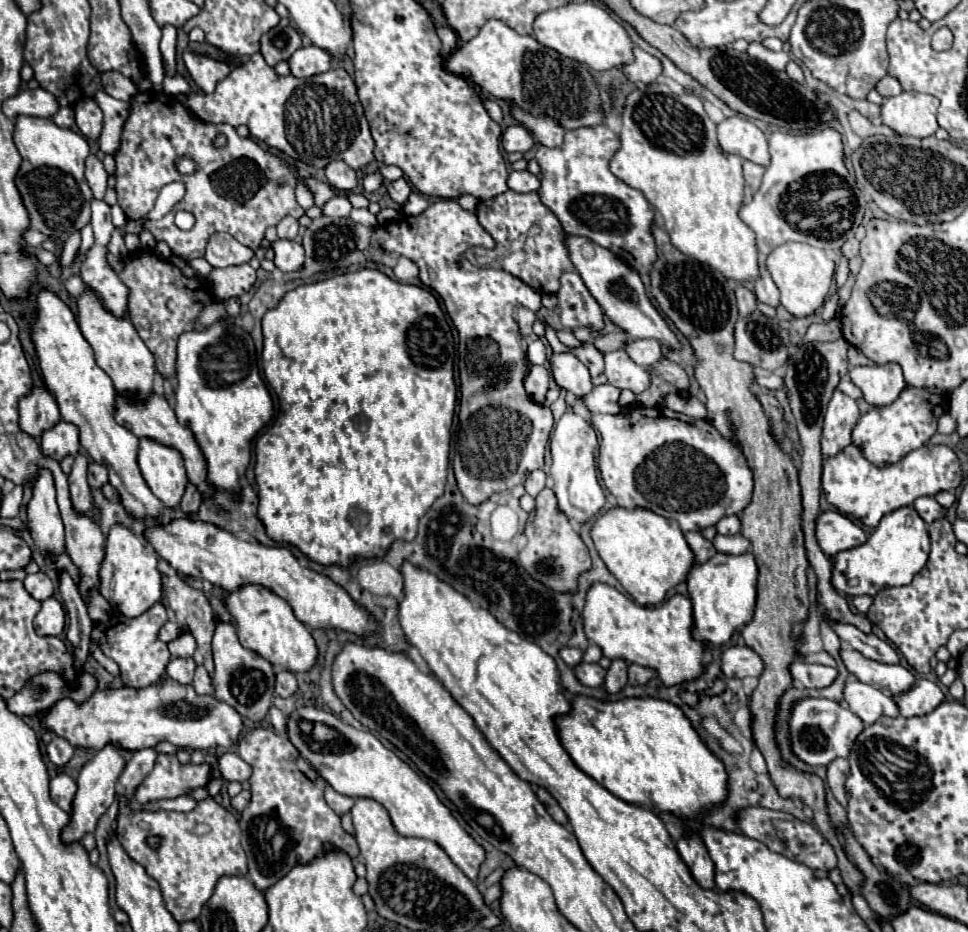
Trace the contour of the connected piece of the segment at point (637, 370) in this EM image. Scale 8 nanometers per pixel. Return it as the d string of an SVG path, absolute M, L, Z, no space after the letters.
M618 348L614 352L604 352L604 362L606 362L604 374L608 378L608 384L618 386L620 390L628 388L634 394L640 394L650 386L648 370L644 366L634 364L624 348Z

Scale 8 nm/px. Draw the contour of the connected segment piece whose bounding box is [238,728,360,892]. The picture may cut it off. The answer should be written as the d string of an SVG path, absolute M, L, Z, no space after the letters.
M256 728L240 740L238 754L254 768L250 776L252 798L240 814L240 828L242 848L248 856L248 878L260 892L274 886L296 864L312 862L332 850L348 856L360 854L354 836L340 826L340 816L324 800L324 780L320 776L312 780L298 768L300 754L286 736Z

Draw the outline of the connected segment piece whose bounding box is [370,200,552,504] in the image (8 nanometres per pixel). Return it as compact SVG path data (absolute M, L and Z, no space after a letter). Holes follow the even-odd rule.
M456 200L434 202L420 216L400 216L384 226L374 228L370 236L370 246L384 248L388 254L398 254L410 258L420 268L420 282L440 294L446 312L452 318L458 338L460 338L460 412L458 412L458 452L460 458L454 464L454 474L458 490L470 504L480 504L488 500L494 492L512 490L524 484L526 476L544 466L546 444L552 430L552 412L548 406L536 404L524 390L524 364L526 364L526 338L520 334L518 322L514 320L514 308L524 306L533 312L541 307L541 294L526 286L520 278L514 278L506 270L478 268L462 258L462 254L474 246L494 248L492 236L480 226L478 216L460 208ZM462 258L462 266L456 260Z

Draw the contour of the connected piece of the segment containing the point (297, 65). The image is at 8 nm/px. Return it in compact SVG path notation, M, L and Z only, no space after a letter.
M302 46L288 58L290 72L298 78L330 70L330 54L318 46Z

